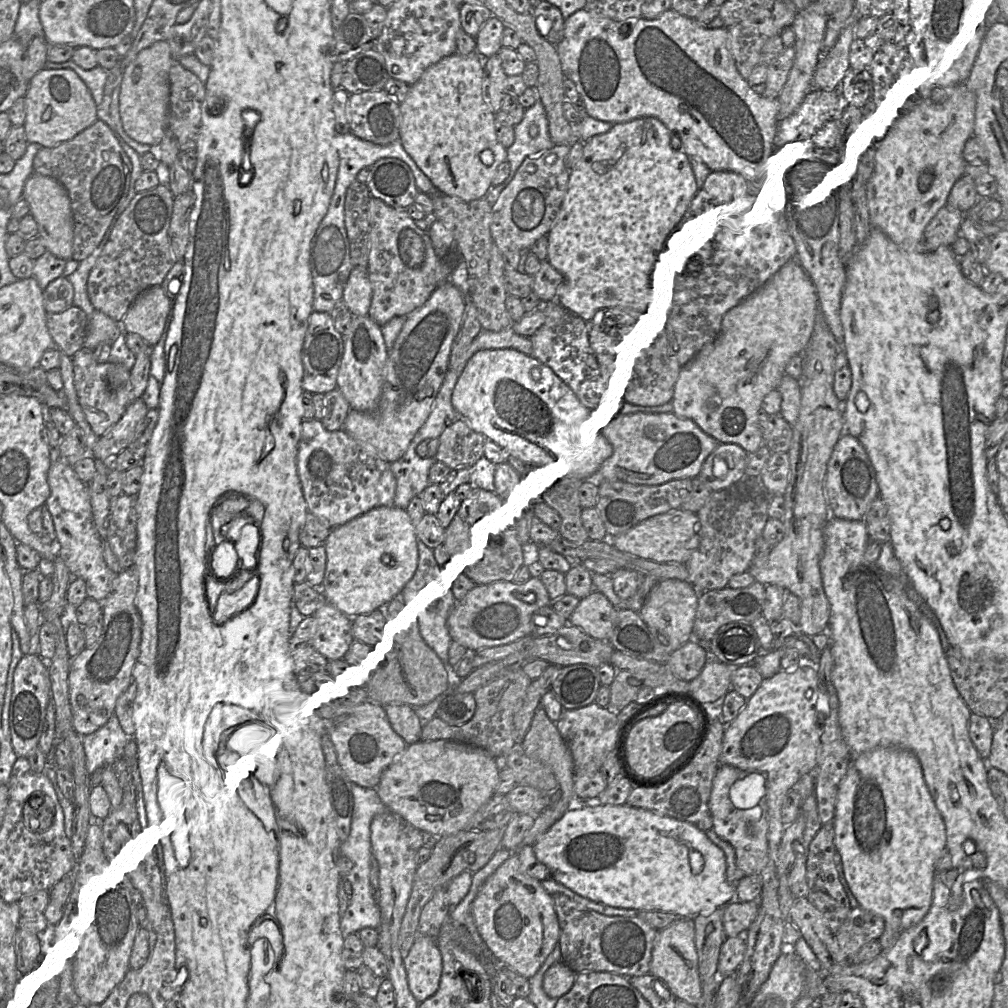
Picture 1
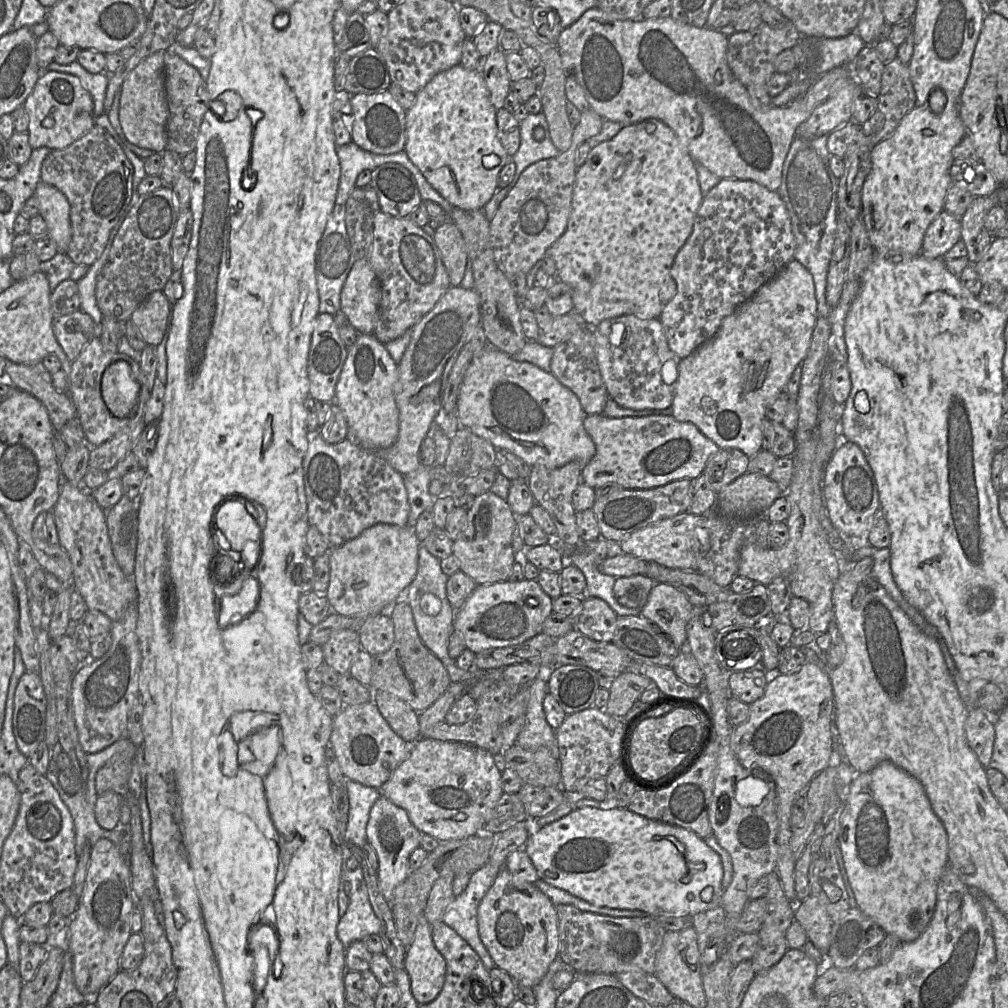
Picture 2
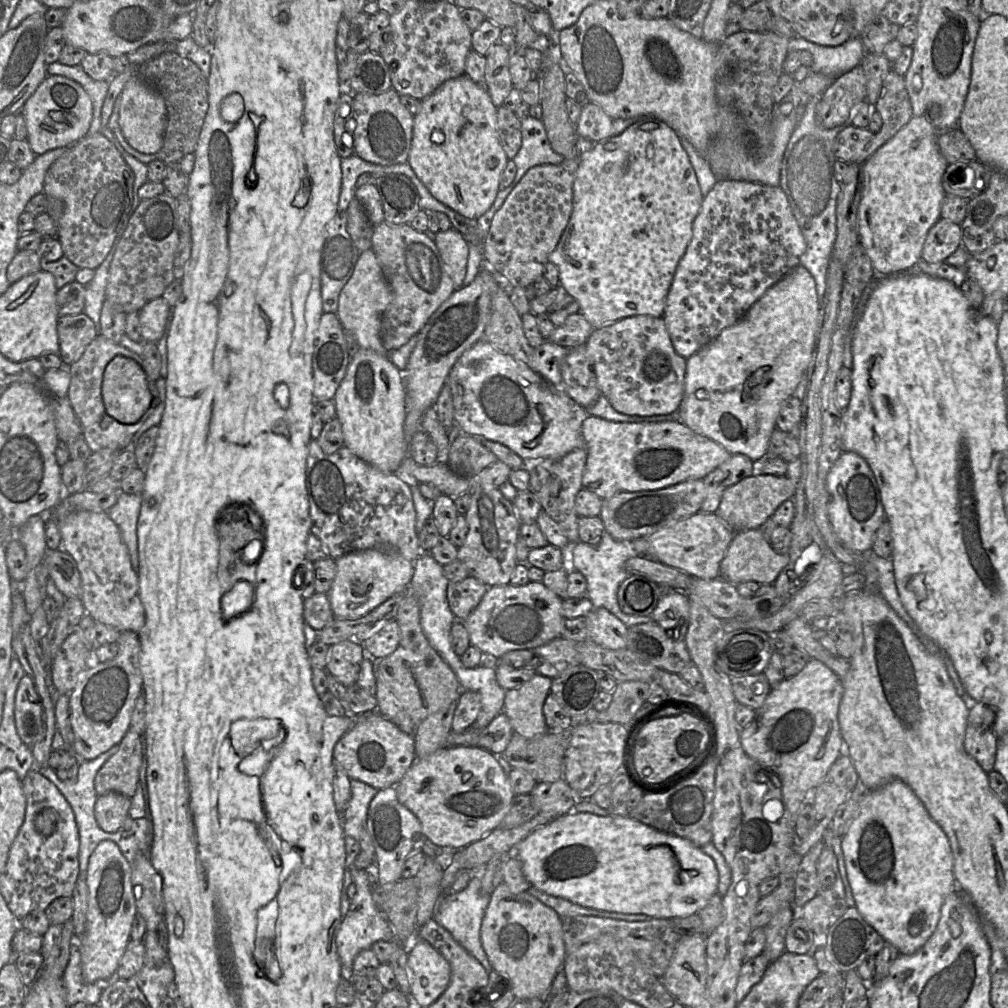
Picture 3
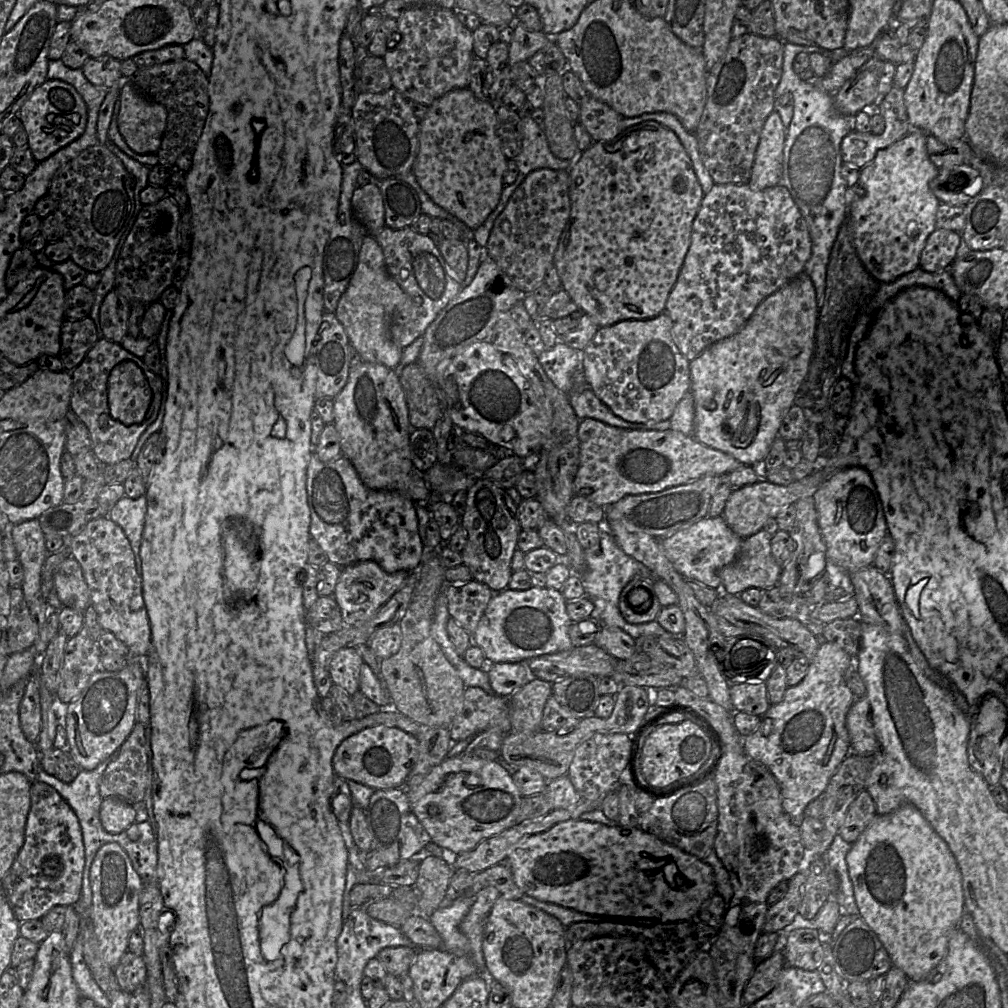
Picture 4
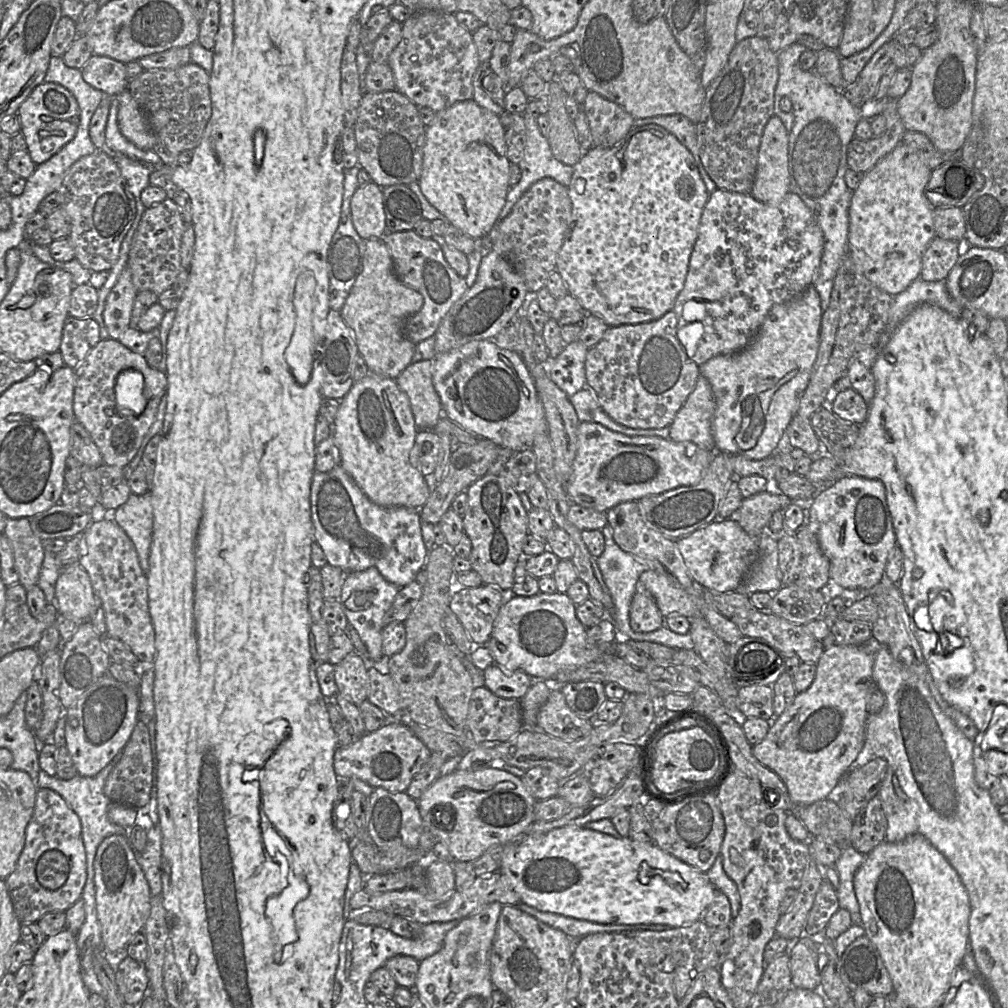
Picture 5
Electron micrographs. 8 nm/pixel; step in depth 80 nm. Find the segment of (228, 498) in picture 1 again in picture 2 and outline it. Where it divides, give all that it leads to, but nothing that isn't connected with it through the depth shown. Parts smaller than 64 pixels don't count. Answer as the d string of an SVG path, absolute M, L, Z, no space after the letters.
M234 496L232 500L226 501L221 505L215 515L215 527L227 536L231 546L227 547L227 555L237 556L244 548L247 542L258 540L258 522L243 503L236 501Z

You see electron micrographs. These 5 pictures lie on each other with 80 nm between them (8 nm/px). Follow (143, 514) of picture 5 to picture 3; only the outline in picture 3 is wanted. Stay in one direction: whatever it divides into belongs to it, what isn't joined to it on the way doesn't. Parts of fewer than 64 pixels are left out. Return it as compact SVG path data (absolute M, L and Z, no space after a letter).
M119 492L117 502L108 510L108 516L118 526L122 540L128 549L131 565L139 573L137 524L142 504L141 494Z

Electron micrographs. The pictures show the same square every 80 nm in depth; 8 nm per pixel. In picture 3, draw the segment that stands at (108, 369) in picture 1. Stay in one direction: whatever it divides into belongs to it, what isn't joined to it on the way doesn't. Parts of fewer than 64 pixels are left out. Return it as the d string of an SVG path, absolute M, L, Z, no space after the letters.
M98 334L87 346L82 356L76 362L67 367L70 373L68 398L81 424L82 435L92 452L96 452L105 448L115 451L122 451L124 449L130 448L134 443L134 435L152 414L153 410L160 401L159 392L156 386L156 380L151 380L148 375L148 382L150 384L149 390L152 395L152 403L149 409L136 423L123 424L107 414L102 398L102 382L104 371L107 365L116 356L125 356L132 358L144 369L146 375L151 374L152 368L144 360L143 357L123 347L120 343L108 340L100 334Z

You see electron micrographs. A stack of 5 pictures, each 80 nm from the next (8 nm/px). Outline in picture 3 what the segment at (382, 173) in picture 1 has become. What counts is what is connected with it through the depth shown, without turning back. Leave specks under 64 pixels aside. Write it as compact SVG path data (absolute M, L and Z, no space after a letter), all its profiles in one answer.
M391 173L375 179L380 194L384 220L409 224L420 210L419 193L412 181L403 174Z

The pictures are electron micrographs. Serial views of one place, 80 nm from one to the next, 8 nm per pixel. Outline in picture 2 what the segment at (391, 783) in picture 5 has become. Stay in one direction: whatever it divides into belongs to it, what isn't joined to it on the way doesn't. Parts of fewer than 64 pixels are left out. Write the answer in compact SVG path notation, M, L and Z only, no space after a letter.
M373 700L344 705L333 718L330 743L346 779L377 789L389 780L395 769L409 756L413 744L393 731Z

